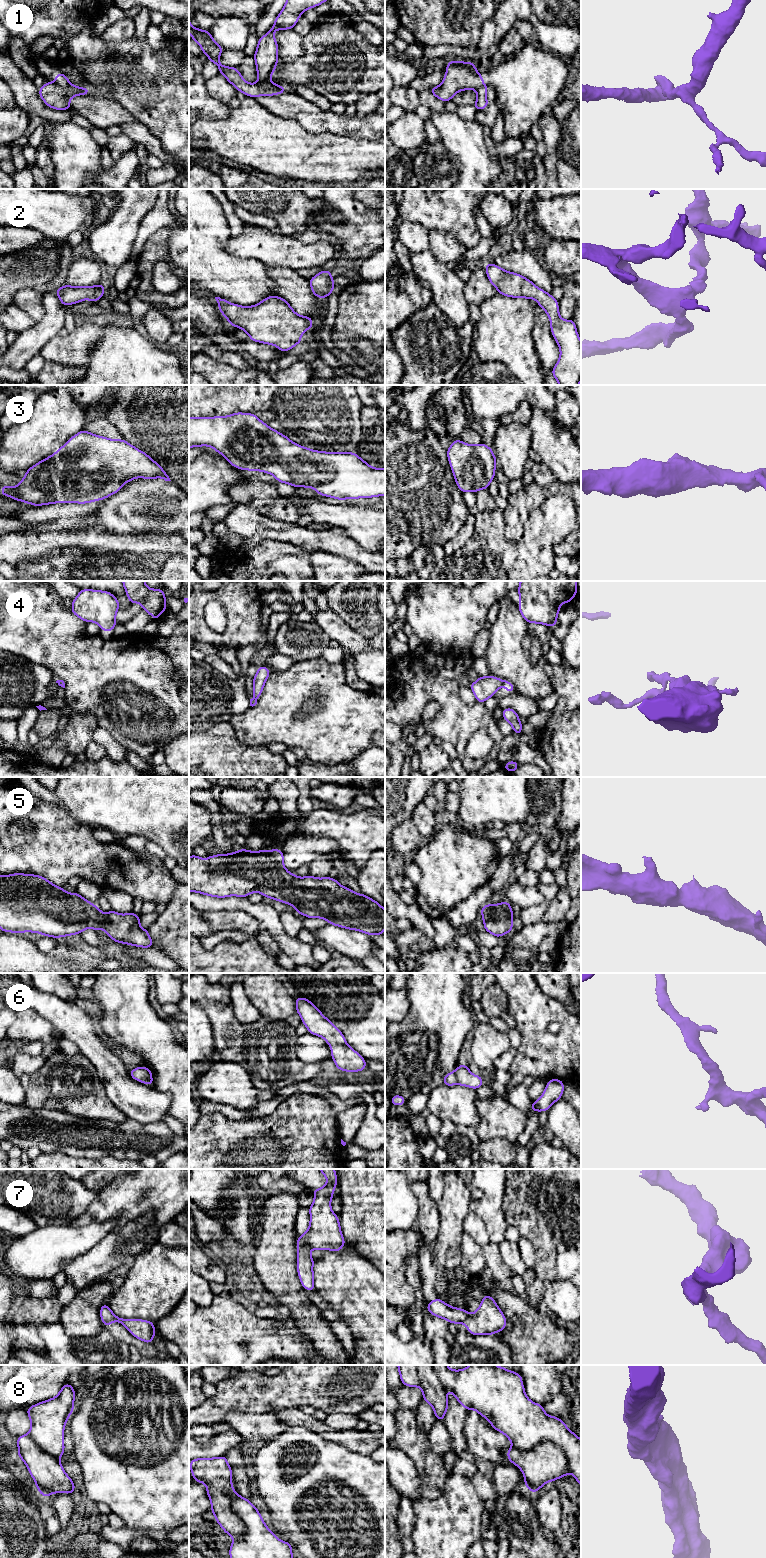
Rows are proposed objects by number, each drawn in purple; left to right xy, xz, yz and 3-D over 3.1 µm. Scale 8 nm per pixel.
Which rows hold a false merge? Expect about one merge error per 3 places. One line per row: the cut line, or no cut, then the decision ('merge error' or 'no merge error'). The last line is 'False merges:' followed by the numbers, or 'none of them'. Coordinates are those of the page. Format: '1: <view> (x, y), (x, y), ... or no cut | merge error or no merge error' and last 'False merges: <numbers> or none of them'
1: xy (54, 82), (61, 86), (69, 84) | merge error
2: no cut | no merge error
3: no cut | no merge error
4: yz (501, 680), (503, 684) | merge error
5: no cut | no merge error
6: no cut | no merge error
7: xz (309, 1249), (298, 1251) | merge error
8: no cut | no merge error
False merges: 1, 4, 7

